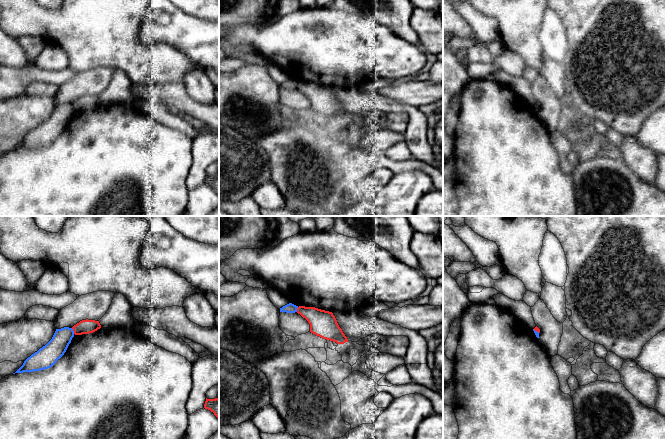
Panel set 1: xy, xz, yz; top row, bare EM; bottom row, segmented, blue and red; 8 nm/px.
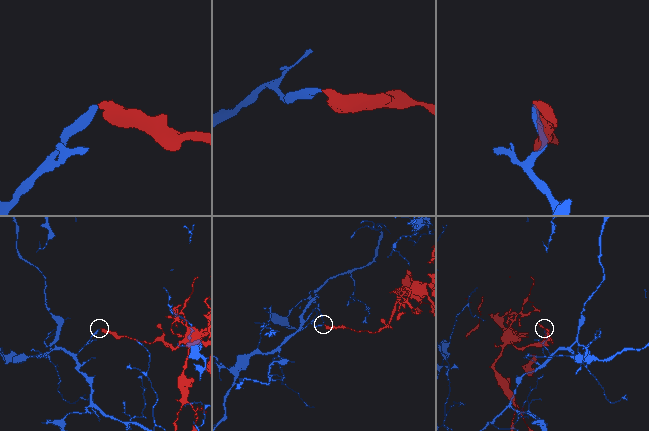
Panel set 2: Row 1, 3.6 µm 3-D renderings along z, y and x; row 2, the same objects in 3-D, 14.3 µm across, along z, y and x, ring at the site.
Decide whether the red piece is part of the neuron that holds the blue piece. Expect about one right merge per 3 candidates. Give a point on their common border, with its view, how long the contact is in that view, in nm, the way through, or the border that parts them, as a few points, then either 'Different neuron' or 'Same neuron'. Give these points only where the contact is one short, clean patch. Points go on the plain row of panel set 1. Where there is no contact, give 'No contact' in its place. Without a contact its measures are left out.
Touches blue at xy (73, 107). Shared border 50 nm. Boundary: xy (71, 104), (74, 109). Different neuron

